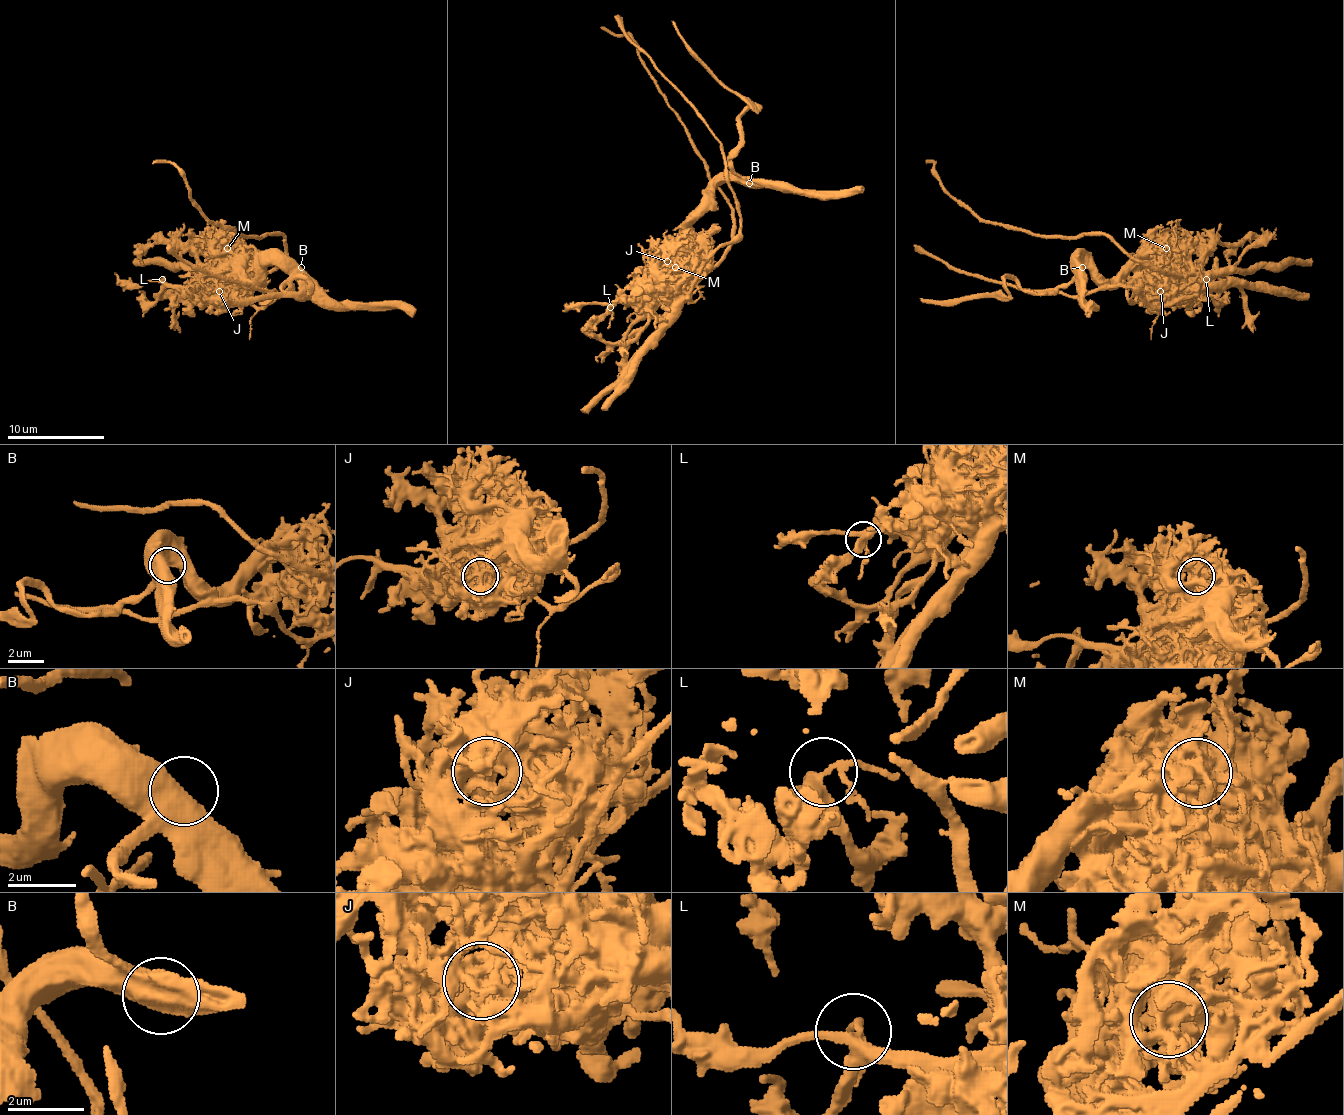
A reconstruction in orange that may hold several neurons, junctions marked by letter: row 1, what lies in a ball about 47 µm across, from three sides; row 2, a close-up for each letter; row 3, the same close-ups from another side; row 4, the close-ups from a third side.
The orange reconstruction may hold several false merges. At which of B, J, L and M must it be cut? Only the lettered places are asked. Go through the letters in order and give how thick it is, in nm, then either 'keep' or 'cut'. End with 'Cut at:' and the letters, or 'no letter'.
B: 750 nm | keep
J: 280 nm | cut
L: 360 nm | keep
M: 400 nm | cut
Cut at: J, M

